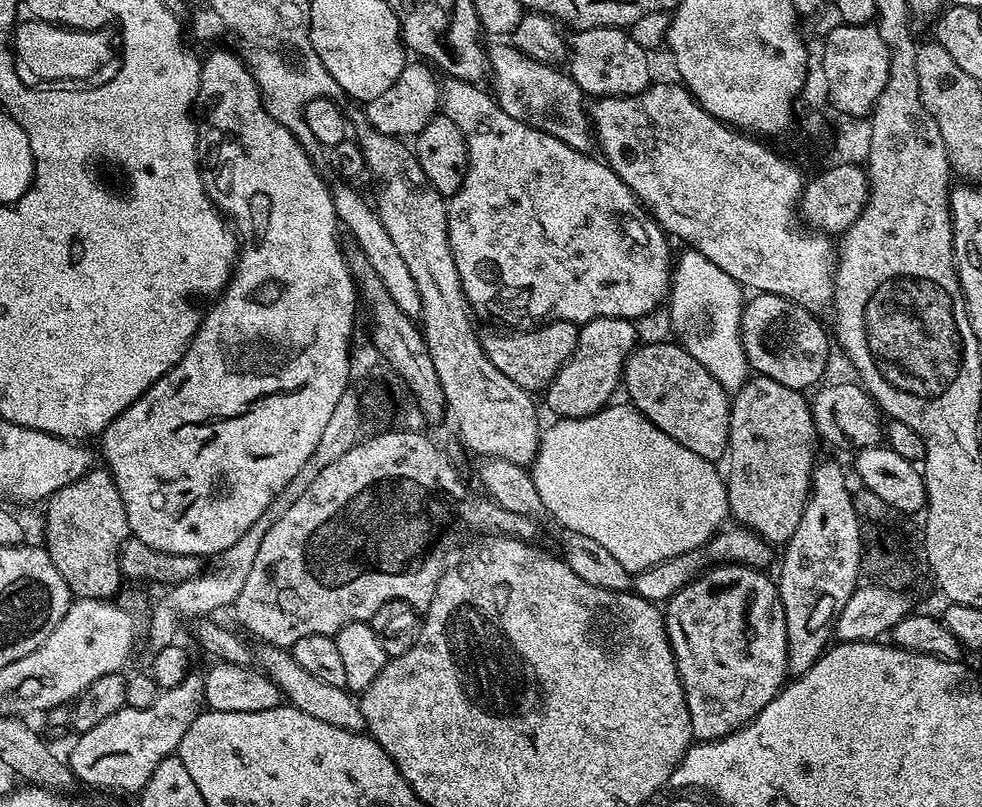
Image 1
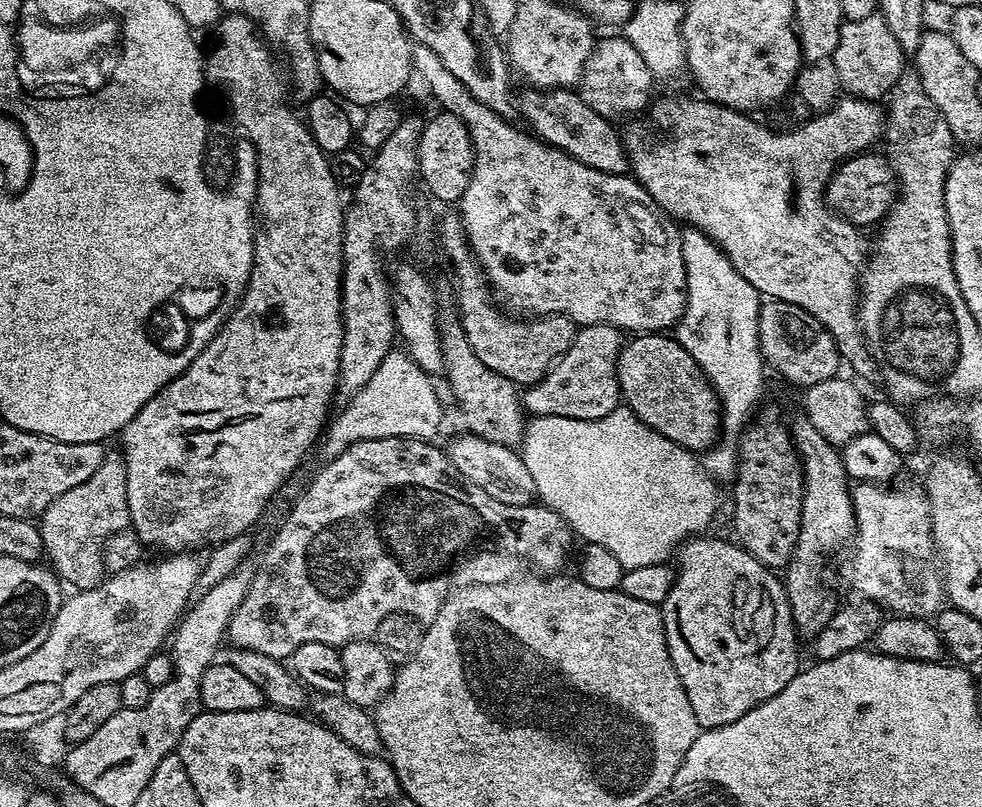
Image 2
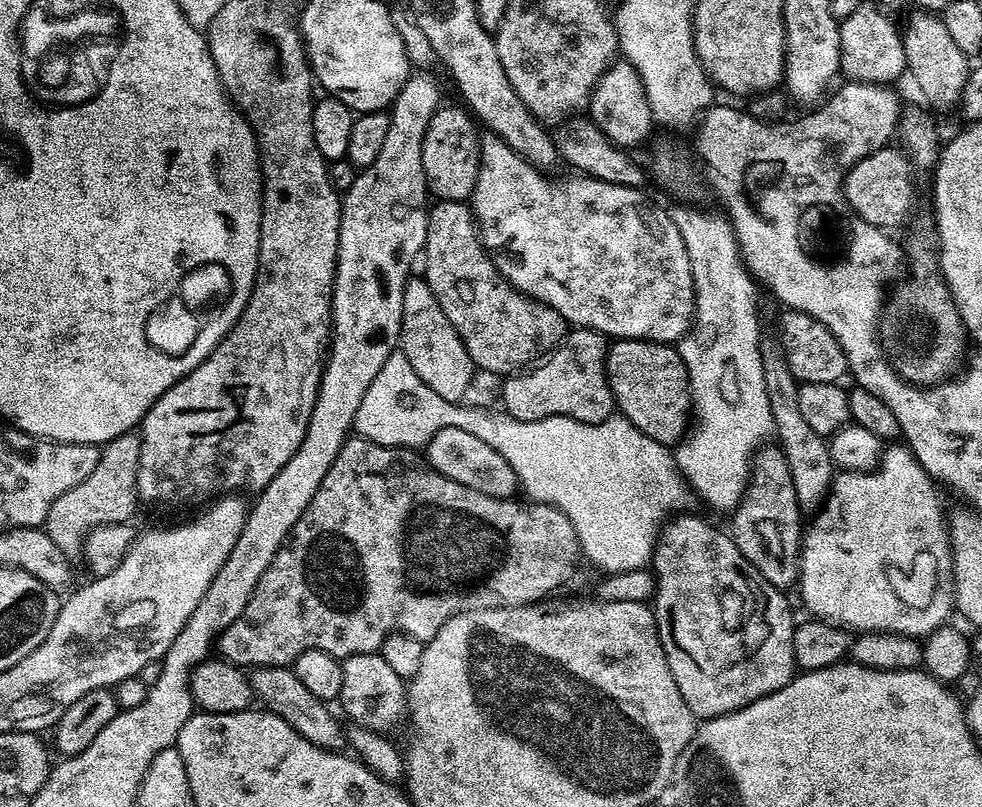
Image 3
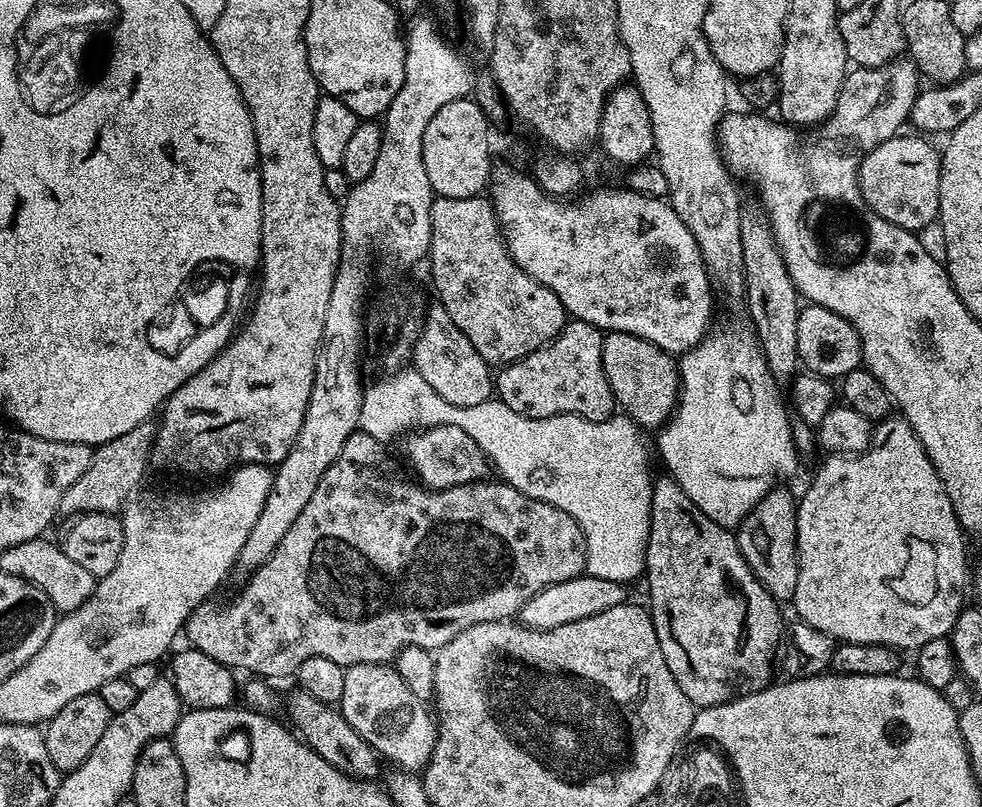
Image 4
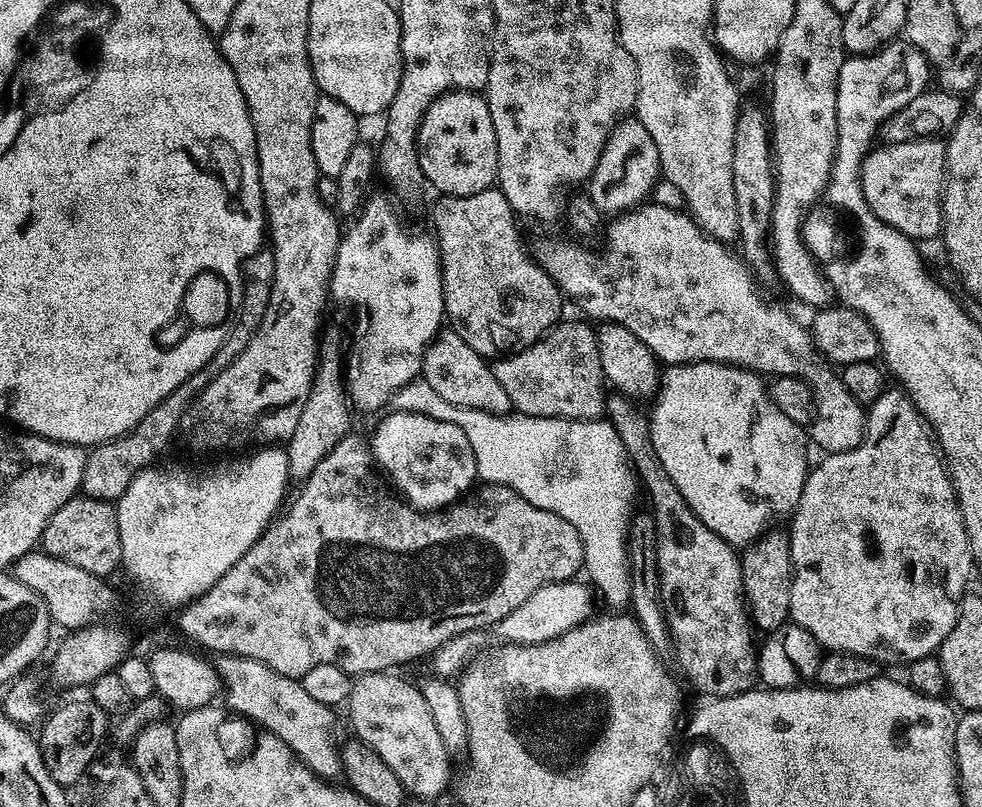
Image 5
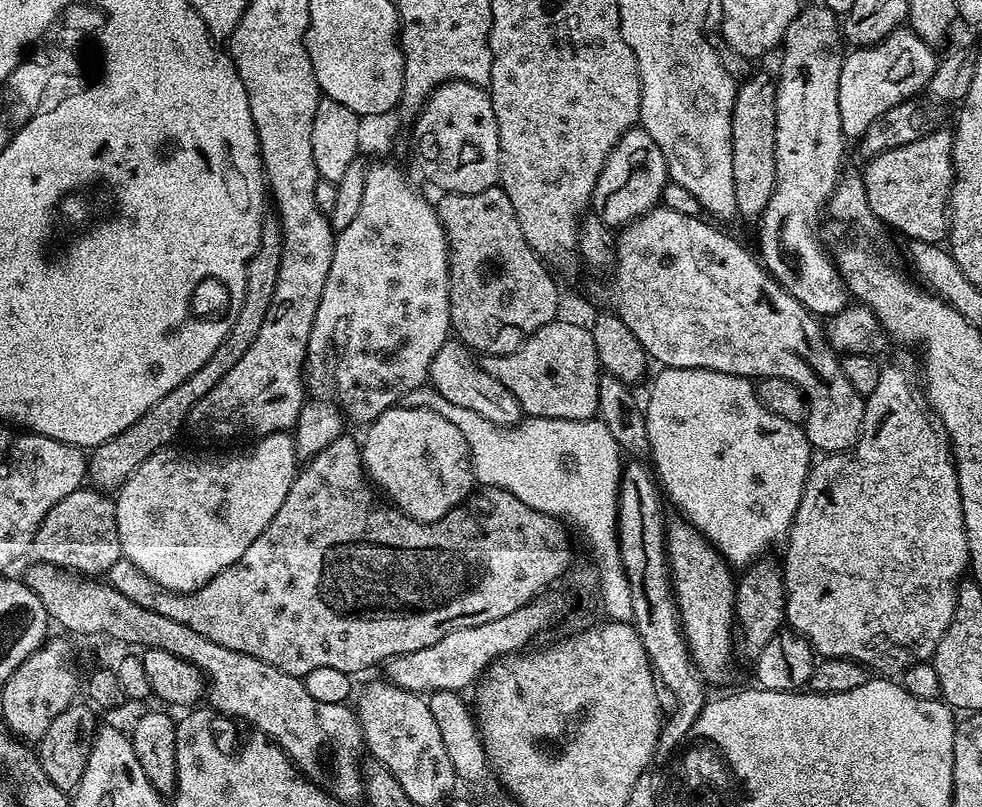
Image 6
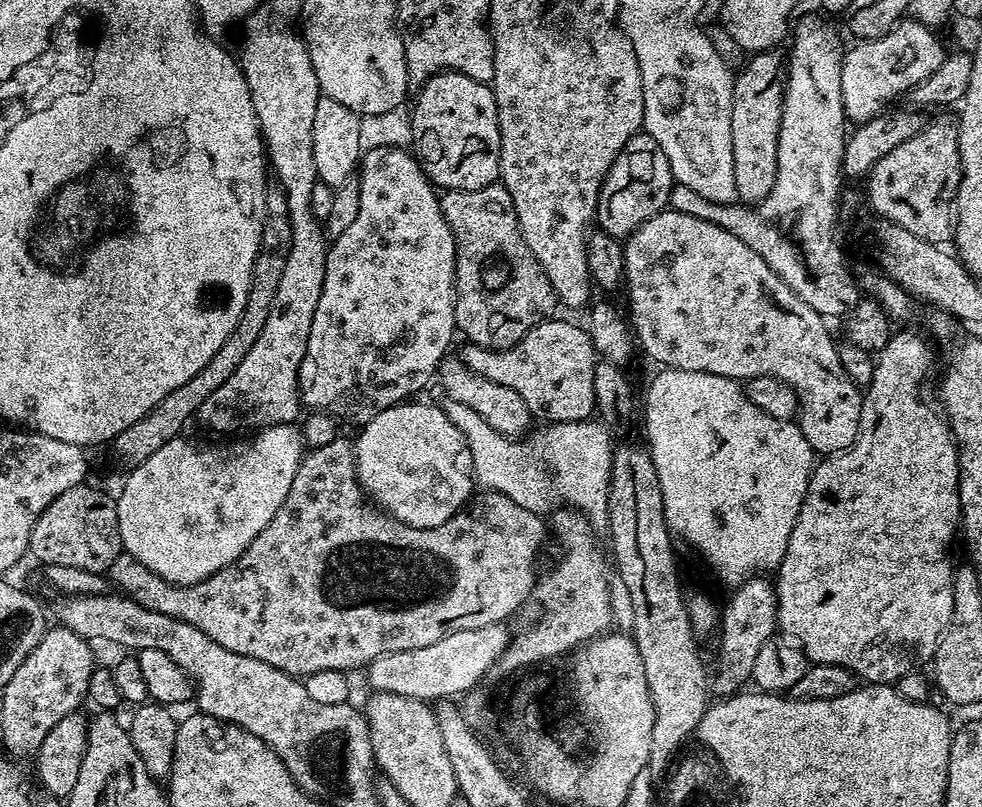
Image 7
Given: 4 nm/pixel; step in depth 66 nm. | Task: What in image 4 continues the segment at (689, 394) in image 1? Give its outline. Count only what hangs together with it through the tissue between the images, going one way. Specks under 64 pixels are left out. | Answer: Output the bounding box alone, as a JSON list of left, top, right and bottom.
[602,332,680,430]

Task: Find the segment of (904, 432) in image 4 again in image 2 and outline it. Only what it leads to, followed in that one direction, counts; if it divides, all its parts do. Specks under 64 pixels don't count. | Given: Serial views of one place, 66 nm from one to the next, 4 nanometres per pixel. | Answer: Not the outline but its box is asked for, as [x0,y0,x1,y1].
[848,483,945,618]

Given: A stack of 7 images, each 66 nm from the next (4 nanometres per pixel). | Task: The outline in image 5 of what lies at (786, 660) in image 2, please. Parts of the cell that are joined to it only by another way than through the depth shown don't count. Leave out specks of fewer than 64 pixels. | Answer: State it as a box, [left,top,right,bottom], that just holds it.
[604,394,758,698]

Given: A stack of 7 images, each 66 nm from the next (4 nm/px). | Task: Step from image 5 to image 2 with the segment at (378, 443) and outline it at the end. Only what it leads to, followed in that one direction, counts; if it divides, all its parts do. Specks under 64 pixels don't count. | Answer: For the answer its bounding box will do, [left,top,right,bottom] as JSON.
[446,435,537,506]

